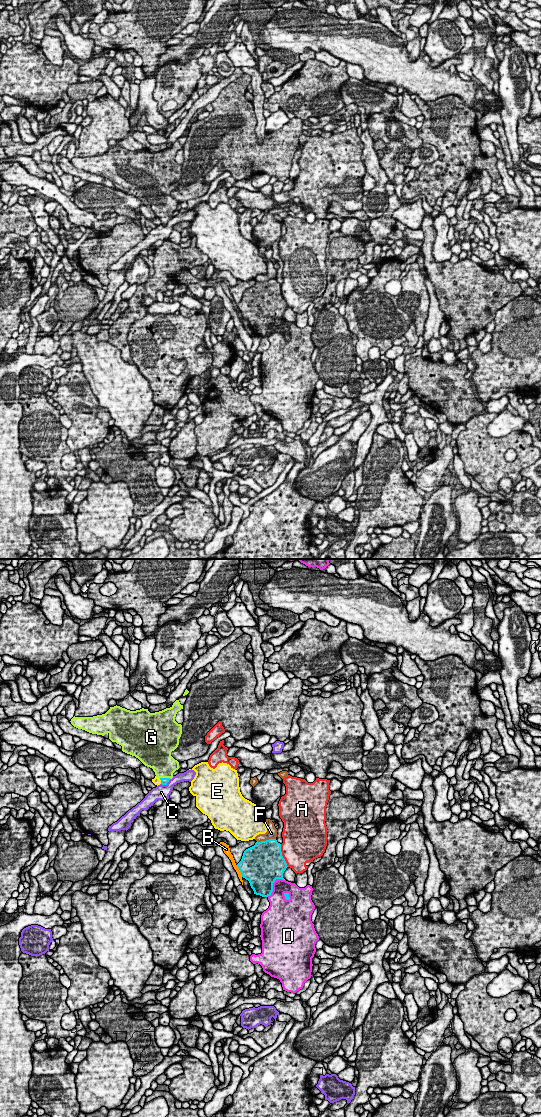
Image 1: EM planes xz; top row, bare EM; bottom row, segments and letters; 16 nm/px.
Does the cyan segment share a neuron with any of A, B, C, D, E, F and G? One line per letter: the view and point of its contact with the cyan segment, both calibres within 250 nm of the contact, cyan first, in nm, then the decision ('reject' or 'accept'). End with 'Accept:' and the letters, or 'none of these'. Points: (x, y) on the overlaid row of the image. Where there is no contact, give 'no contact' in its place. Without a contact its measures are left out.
A: contact xz (281, 855); calibres 550 and 460 nm; reject
B: contact xz (240, 871); calibres 480 and 70 nm; reject
C: contact xz (165, 784); calibres 120 and 240 nm; reject
D: contact xz (272, 884); calibres 480 and 240 nm; reject
E: contact xz (161, 781); calibres 120 and 120 nm; reject
F: contact xz (266, 840); calibres 480 and 170 nm; reject
G: contact xz (165, 778); calibres 120 and 380 nm; accept
Accept: G

